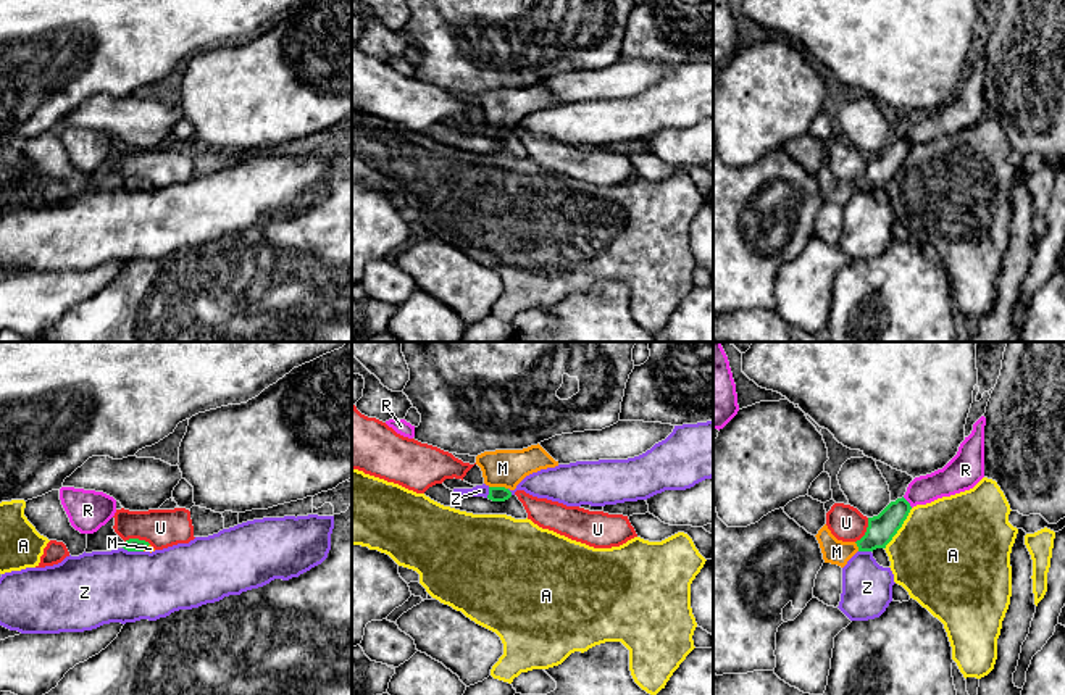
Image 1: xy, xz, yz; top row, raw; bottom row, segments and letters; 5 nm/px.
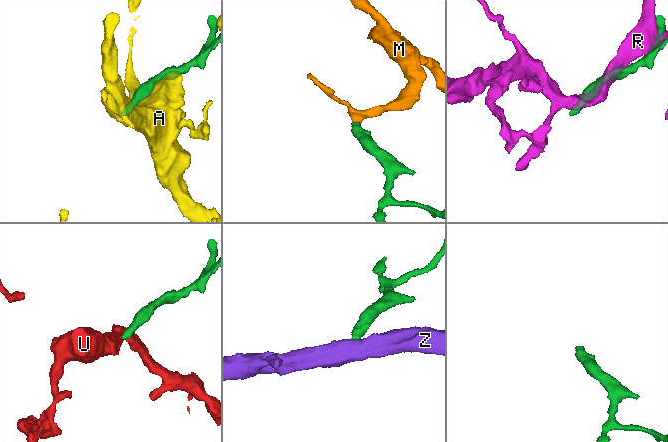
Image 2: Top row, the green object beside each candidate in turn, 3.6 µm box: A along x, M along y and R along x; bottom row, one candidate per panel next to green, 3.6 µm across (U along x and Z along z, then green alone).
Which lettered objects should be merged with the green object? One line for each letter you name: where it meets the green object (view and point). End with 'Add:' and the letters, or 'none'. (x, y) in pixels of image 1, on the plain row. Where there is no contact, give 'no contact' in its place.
M: meets green in xz at (499, 126)
Add: M

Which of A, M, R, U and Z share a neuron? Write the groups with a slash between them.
A / M / R / U / Z

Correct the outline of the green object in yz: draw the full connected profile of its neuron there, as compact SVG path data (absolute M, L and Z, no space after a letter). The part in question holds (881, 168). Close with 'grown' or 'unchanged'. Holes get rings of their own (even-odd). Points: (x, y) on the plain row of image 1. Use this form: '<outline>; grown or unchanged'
M904 135L891 140L878 155L868 156L867 171L857 181L837 179L825 163L815 174L820 182L825 202L844 206L857 190L886 187L886 184L902 166L910 148L912 145Z; grown

